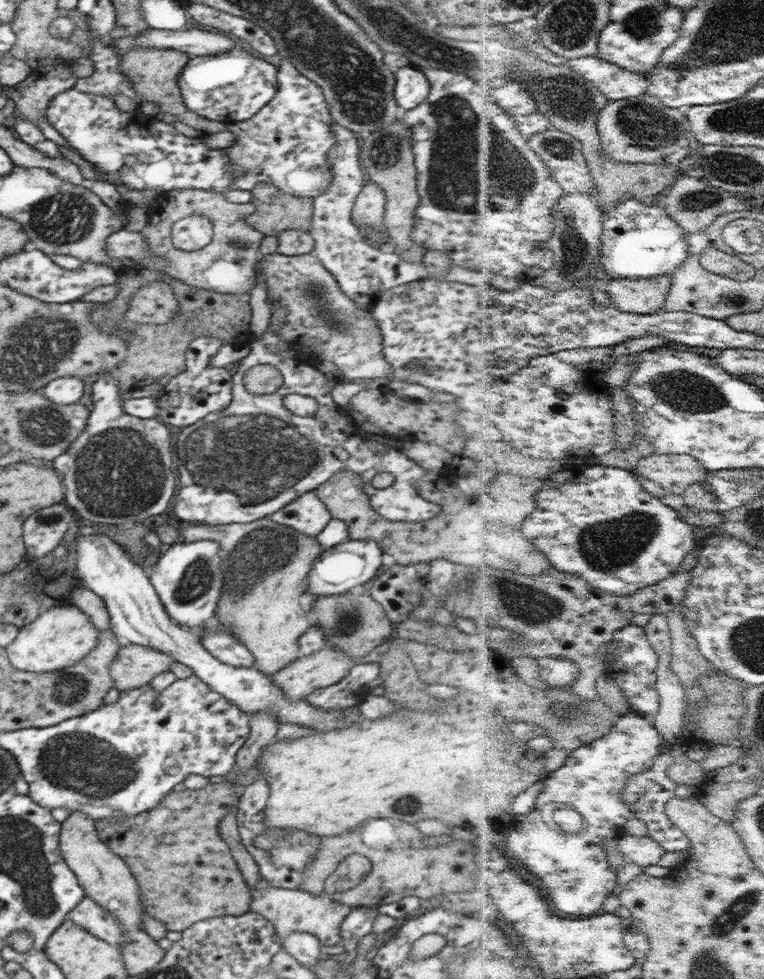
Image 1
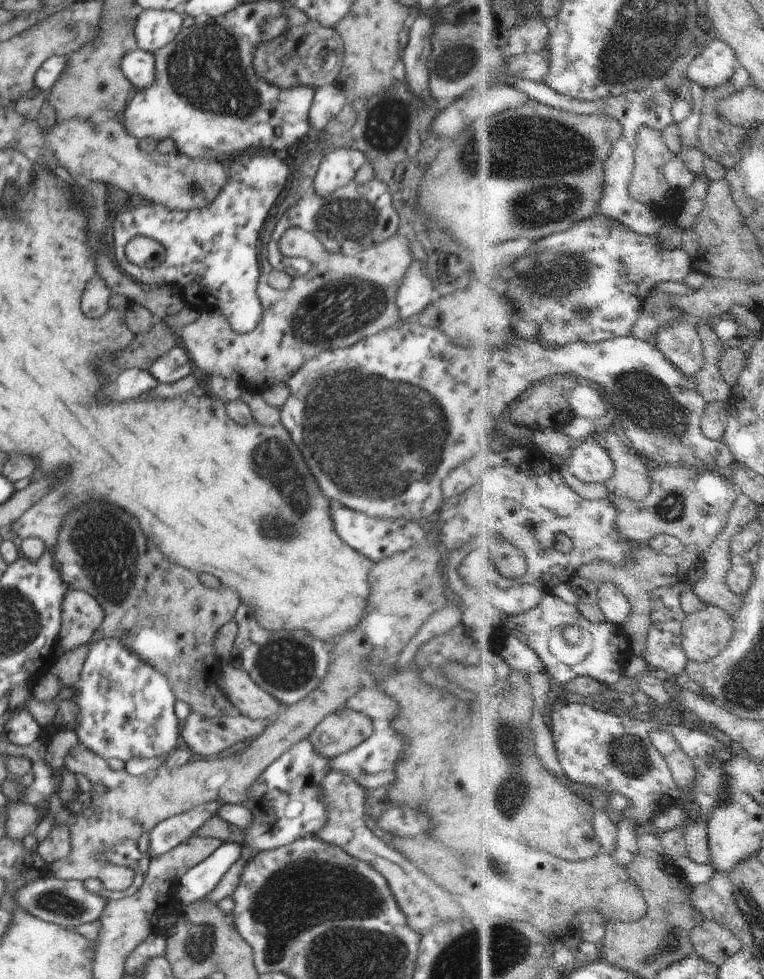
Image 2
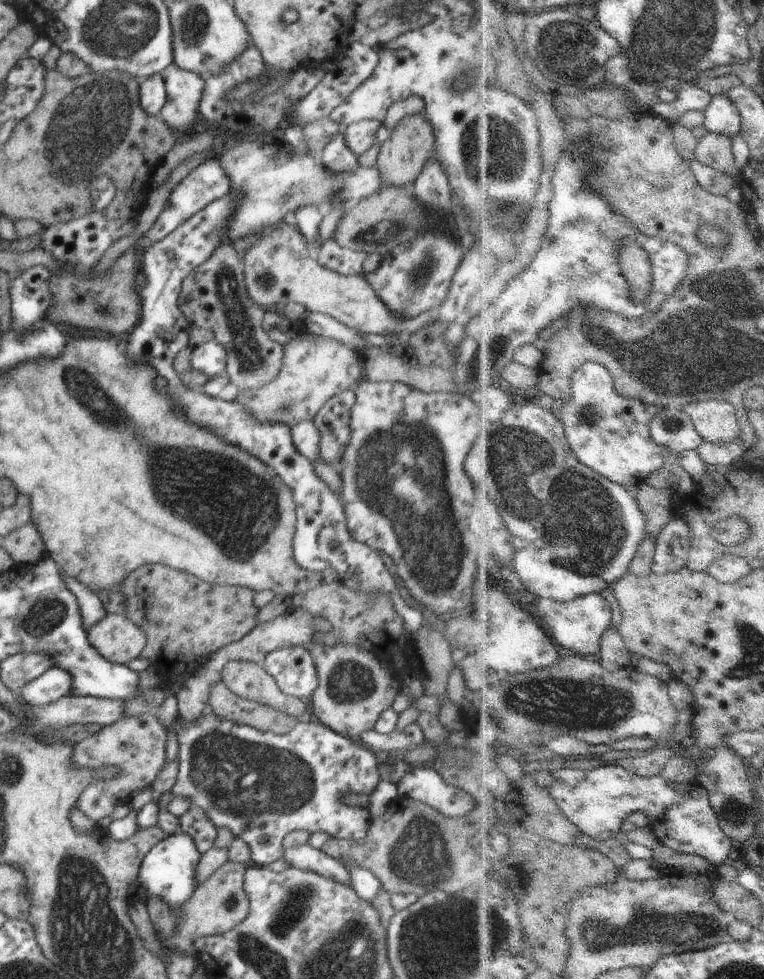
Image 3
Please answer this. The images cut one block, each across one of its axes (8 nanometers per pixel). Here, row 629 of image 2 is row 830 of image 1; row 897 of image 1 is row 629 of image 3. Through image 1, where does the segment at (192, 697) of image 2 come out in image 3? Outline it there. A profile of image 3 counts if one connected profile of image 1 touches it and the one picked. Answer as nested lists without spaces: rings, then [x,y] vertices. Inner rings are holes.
[[[144,565],[137,568],[122,582],[119,592],[126,598],[127,601],[127,611],[125,615],[137,624],[142,632],[146,635],[146,646],[142,648],[140,652],[139,659],[149,660],[150,665],[154,665],[154,668],[158,670],[159,682],[158,684],[168,683],[170,680],[174,680],[174,676],[184,676],[185,679],[189,674],[195,672],[198,666],[201,666],[216,650],[224,646],[228,646],[231,642],[240,640],[243,636],[246,636],[256,625],[258,620],[259,609],[254,606],[252,602],[252,597],[255,592],[248,590],[248,588],[236,587],[235,585],[217,585],[210,584],[209,582],[203,581],[202,579],[196,578],[187,571],[179,571],[178,569],[168,568],[166,565]]]

